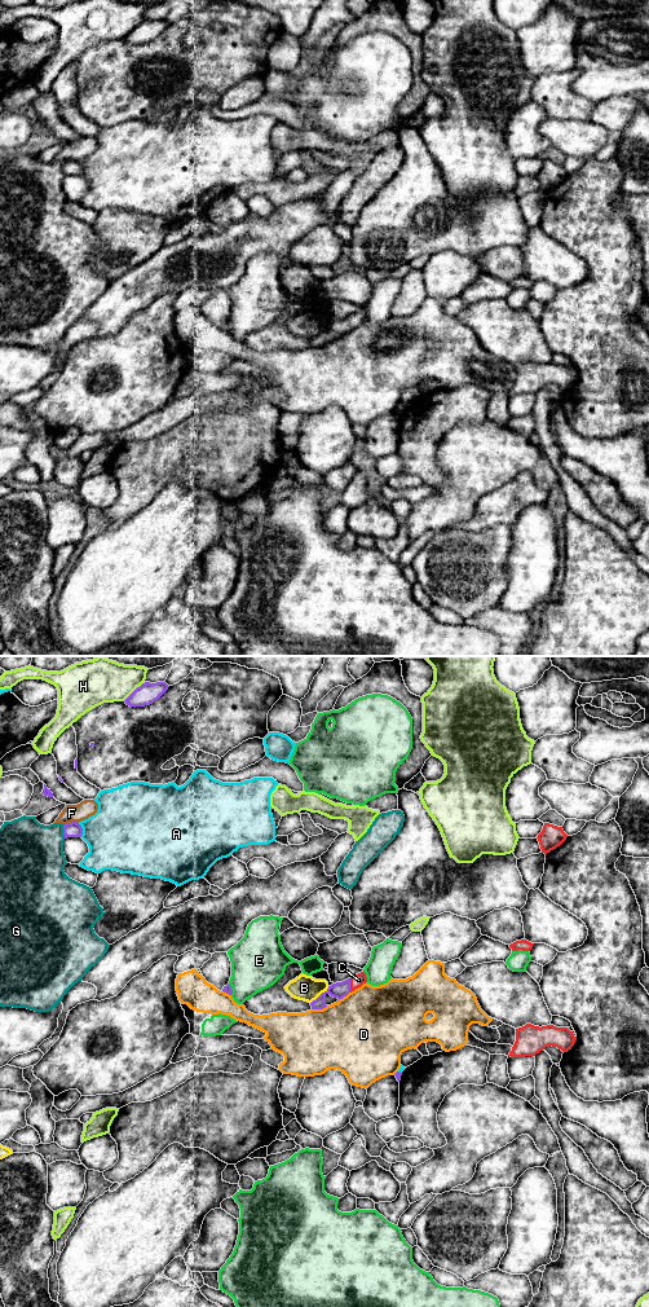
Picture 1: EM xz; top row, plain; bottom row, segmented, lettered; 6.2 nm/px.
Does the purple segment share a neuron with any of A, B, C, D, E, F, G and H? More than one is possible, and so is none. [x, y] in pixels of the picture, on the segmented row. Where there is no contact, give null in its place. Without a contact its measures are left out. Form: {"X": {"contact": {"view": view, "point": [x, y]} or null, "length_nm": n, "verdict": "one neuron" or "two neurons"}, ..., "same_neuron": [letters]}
{"A": {"contact": {"view": "xz", "point": [82, 830]}, "length_nm": 90, "verdict": "two neurons"}, "B": {"contact": {"view": "xz", "point": [321, 994]}, "length_nm": 160, "verdict": "two neurons"}, "C": {"contact": {"view": "xz", "point": [349, 985]}, "length_nm": 90, "verdict": "one neuron"}, "D": {"contact": {"view": "xz", "point": [319, 1008]}, "length_nm": 110, "verdict": "two neurons"}, "E": {"contact": {"view": "xz", "point": [230, 989]}, "length_nm": 80, "verdict": "two neurons"}, "F": {"contact": {"view": "xz", "point": [71, 822]}, "length_nm": 90, "verdict": "two neurons"}, "G": {"contact": {"view": "xz", "point": [63, 831]}, "length_nm": 90, "verdict": "two neurons"}, "H": {"contact": {"view": "xz", "point": [135, 690]}, "length_nm": 180, "verdict": "two neurons"}, "same_neuron": ["C"]}

